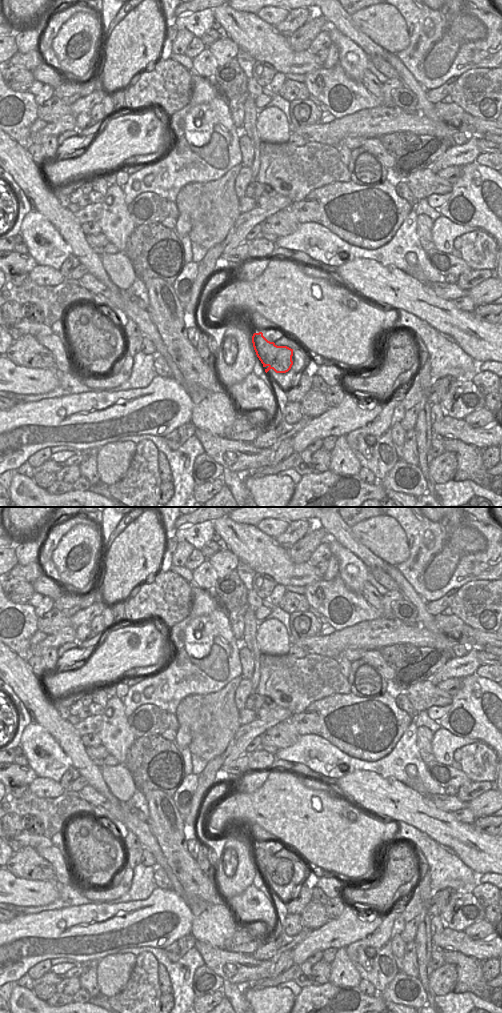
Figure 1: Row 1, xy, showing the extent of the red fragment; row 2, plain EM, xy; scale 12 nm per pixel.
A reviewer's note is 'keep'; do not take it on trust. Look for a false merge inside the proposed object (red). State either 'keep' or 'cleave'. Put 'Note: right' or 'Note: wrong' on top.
Note: right
keep

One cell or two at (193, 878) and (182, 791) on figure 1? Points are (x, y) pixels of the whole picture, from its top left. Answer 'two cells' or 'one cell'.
two cells

